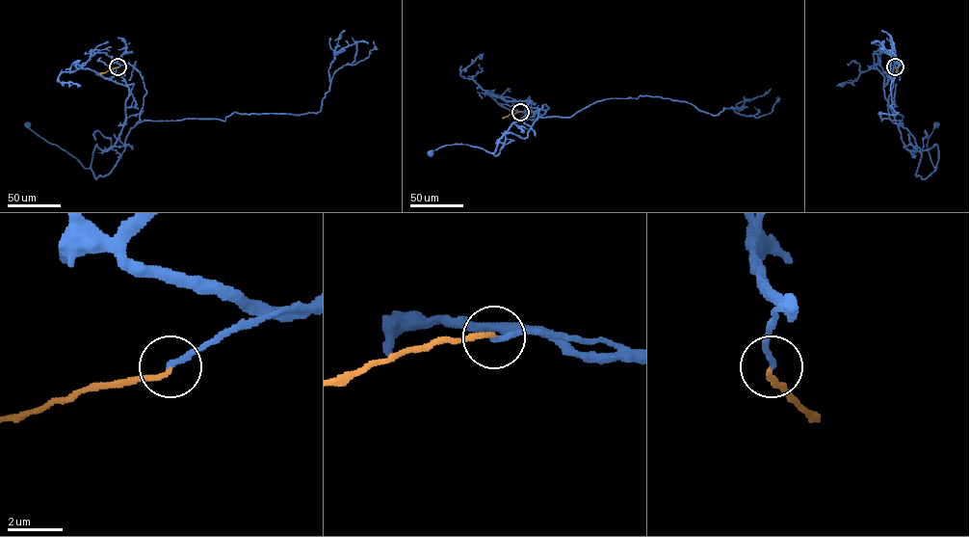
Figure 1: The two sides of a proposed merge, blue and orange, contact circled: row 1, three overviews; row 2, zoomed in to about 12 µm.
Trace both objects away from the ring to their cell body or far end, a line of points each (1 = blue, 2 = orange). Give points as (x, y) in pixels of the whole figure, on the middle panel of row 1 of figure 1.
1: (520, 112), (549, 108), (542, 106), (526, 137), (505, 133), (493, 153), (458, 144), (446, 145), (431, 152)
2: (520, 112), (502, 118)

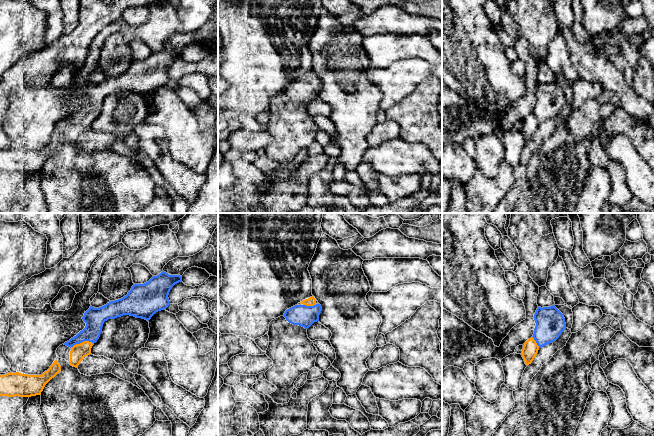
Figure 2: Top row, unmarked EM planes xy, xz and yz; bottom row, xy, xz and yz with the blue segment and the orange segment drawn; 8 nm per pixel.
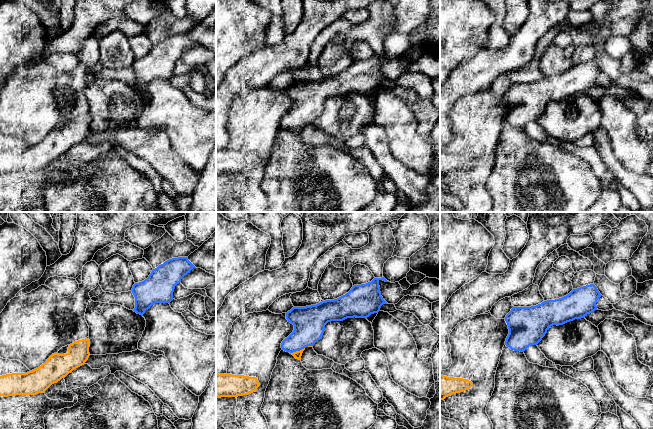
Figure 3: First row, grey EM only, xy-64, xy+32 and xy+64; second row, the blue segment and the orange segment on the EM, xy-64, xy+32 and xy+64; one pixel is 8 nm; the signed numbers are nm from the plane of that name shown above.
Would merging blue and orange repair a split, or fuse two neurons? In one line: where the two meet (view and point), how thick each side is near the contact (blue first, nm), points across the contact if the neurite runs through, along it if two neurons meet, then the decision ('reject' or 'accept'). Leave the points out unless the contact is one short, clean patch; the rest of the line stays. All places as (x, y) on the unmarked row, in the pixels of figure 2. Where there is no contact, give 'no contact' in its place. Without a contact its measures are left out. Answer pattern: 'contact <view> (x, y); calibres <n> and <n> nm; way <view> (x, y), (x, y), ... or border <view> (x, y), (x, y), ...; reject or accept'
contact xy (81, 118); calibres 160 and 120 nm; way xy (94, 94), (92, 107), (81, 118), (79, 127); accept

